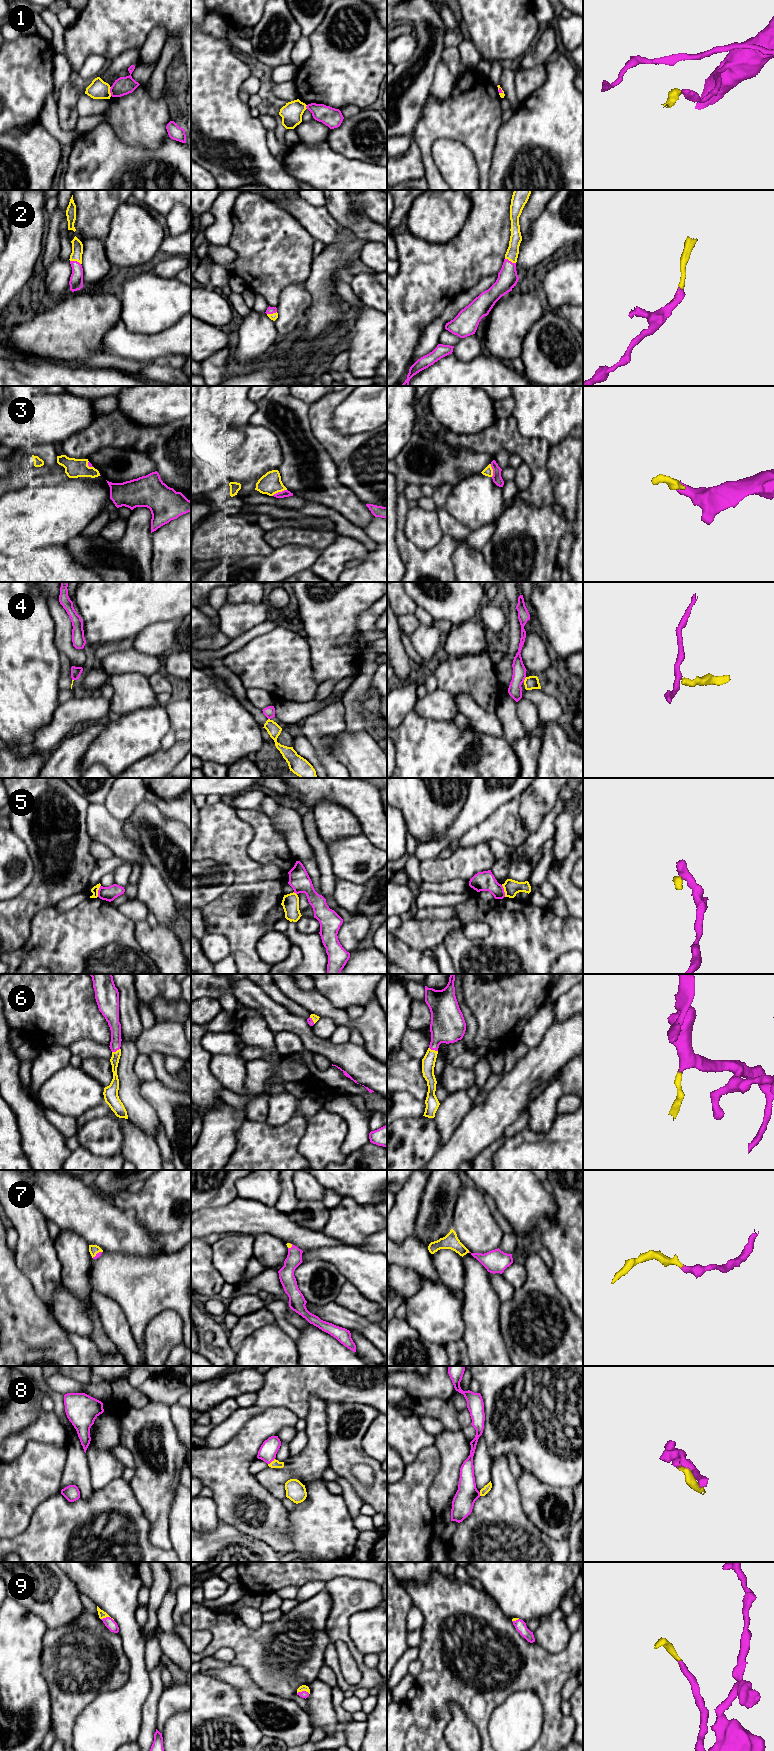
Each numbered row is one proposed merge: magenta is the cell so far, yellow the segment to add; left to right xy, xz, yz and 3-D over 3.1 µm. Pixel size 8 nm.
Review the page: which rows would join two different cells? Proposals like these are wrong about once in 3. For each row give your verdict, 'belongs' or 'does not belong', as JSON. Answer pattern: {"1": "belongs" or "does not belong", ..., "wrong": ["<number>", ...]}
{"1": "does not belong", "2": "belongs", "3": "belongs", "4": "does not belong", "5": "does not belong", "6": "belongs", "7": "belongs", "8": "belongs", "9": "belongs", "wrong": ["1", "4", "5"]}

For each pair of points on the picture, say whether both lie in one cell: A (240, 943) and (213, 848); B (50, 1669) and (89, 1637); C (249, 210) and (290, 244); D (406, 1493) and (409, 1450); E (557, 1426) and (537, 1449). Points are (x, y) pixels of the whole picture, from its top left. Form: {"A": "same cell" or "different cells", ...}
{"A": "same cell", "B": "same cell", "C": "same cell", "D": "different cells", "E": "same cell"}

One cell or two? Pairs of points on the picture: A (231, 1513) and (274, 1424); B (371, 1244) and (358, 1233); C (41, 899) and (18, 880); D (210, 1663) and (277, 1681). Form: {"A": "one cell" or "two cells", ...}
{"A": "one cell", "B": "two cells", "C": "two cells", "D": "two cells"}

